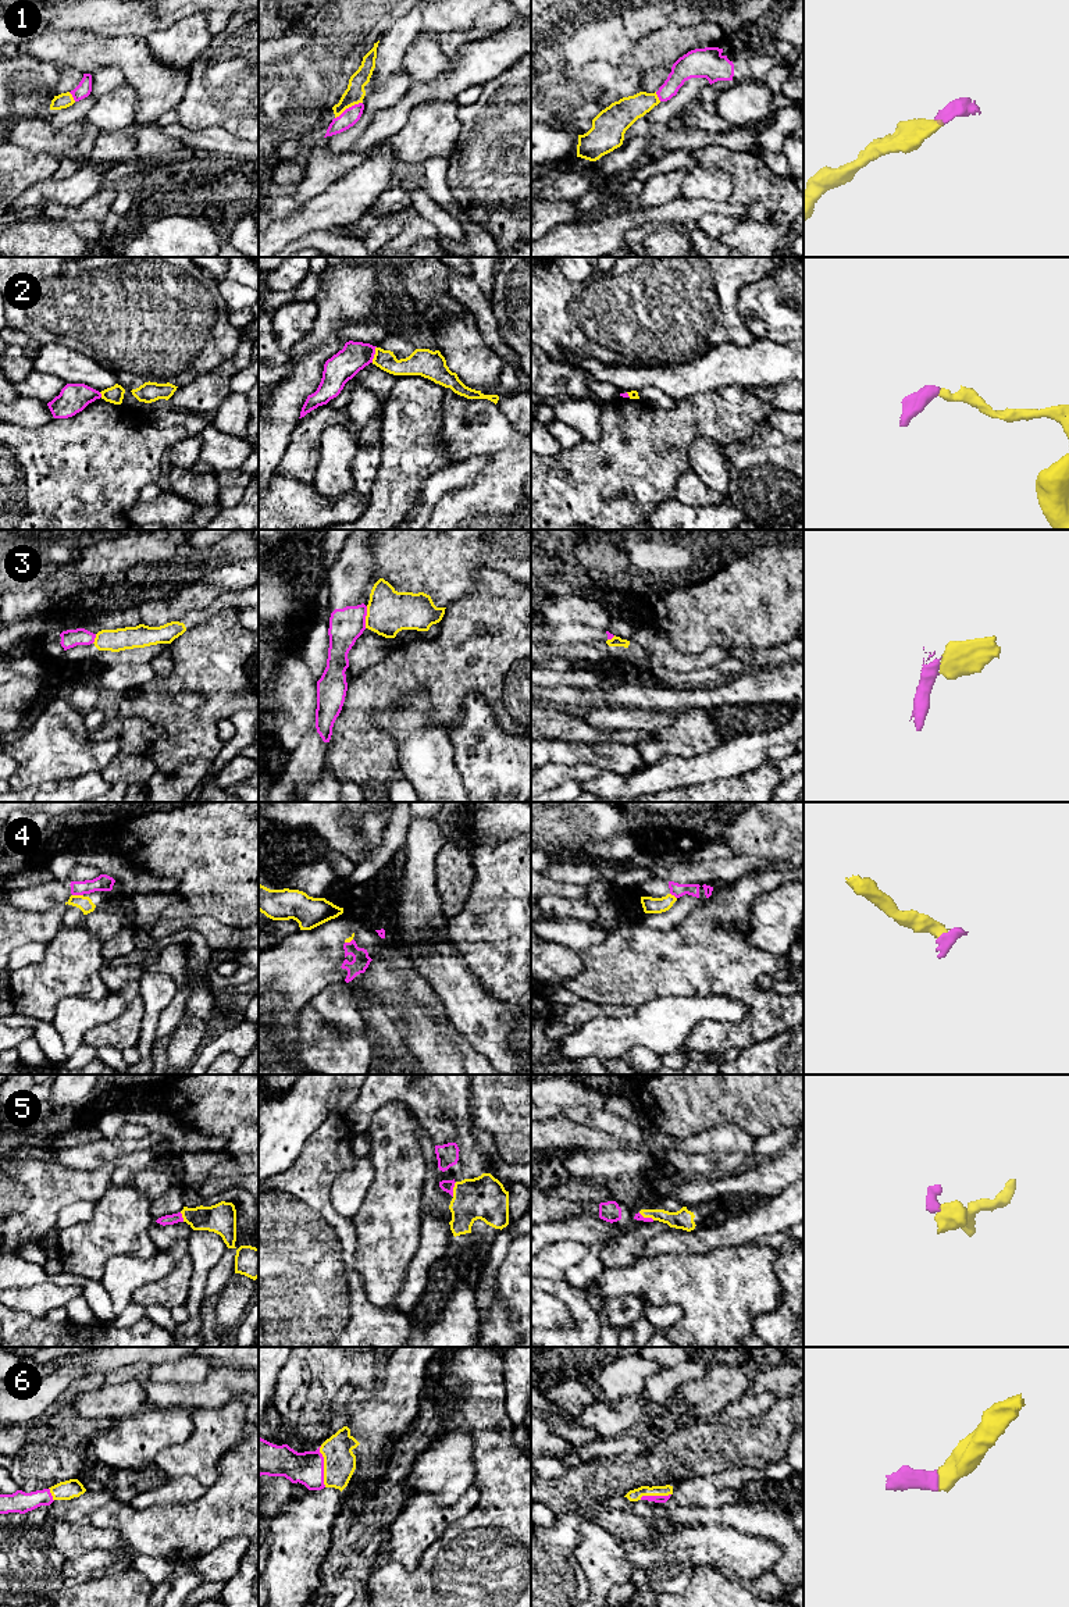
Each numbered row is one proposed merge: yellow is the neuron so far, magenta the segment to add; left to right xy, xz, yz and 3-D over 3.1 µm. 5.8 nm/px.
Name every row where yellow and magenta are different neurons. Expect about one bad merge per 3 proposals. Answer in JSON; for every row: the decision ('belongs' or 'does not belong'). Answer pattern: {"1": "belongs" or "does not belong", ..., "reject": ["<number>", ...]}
{"1": "belongs", "2": "does not belong", "3": "does not belong", "4": "does not belong", "5": "belongs", "6": "belongs", "reject": ["2", "3", "4"]}

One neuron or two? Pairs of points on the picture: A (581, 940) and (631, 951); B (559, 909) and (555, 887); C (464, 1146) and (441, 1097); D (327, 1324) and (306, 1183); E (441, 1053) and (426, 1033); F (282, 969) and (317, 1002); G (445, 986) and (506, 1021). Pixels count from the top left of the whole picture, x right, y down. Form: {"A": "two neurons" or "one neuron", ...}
{"A": "two neurons", "B": "two neurons", "C": "one neuron", "D": "one neuron", "E": "one neuron", "F": "two neurons", "G": "one neuron"}

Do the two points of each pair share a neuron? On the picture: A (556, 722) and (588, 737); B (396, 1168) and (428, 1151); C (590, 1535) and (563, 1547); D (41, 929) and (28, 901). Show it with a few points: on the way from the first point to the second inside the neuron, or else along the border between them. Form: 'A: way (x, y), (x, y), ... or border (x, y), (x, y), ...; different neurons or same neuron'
A: way (565, 726), (580, 730); same neuron
B: border (412, 1123), (426, 1164), (424, 1187); different neurons
C: border (584, 1520), (574, 1550), (581, 1571); different neurons
D: border (64, 902), (42, 911), (24, 911), (14, 907); different neurons

